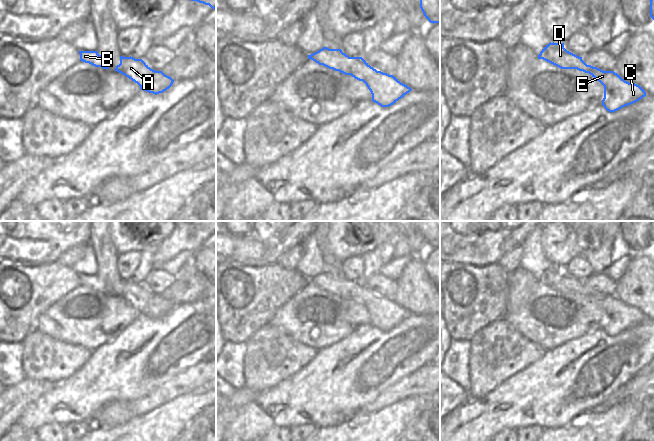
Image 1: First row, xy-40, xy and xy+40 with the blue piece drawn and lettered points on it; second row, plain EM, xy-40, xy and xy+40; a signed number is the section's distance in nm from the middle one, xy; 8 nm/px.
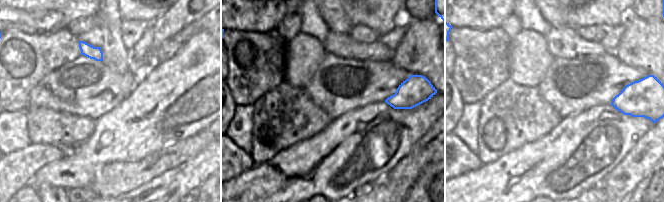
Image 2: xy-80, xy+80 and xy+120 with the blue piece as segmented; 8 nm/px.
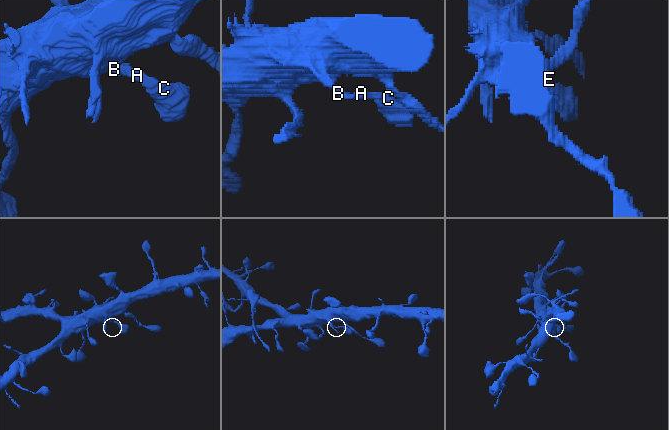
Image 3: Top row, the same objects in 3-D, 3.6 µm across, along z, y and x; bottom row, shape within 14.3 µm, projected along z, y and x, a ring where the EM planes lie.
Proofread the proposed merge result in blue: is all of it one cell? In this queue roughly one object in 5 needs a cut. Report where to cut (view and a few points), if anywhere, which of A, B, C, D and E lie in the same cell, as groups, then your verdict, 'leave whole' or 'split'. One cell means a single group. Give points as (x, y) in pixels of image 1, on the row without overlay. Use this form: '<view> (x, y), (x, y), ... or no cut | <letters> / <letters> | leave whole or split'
no cut | A B C D E | leave whole

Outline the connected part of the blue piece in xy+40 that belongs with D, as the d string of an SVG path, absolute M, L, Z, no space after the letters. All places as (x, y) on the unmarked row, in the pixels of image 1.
M550 266L542 273L538 283L543 283L561 293L577 293L589 297L604 310L602 329L611 337L646 320L646 316L642 311L625 305L614 295L603 295L597 291L587 289L582 281L567 275L564 272L564 267Z

